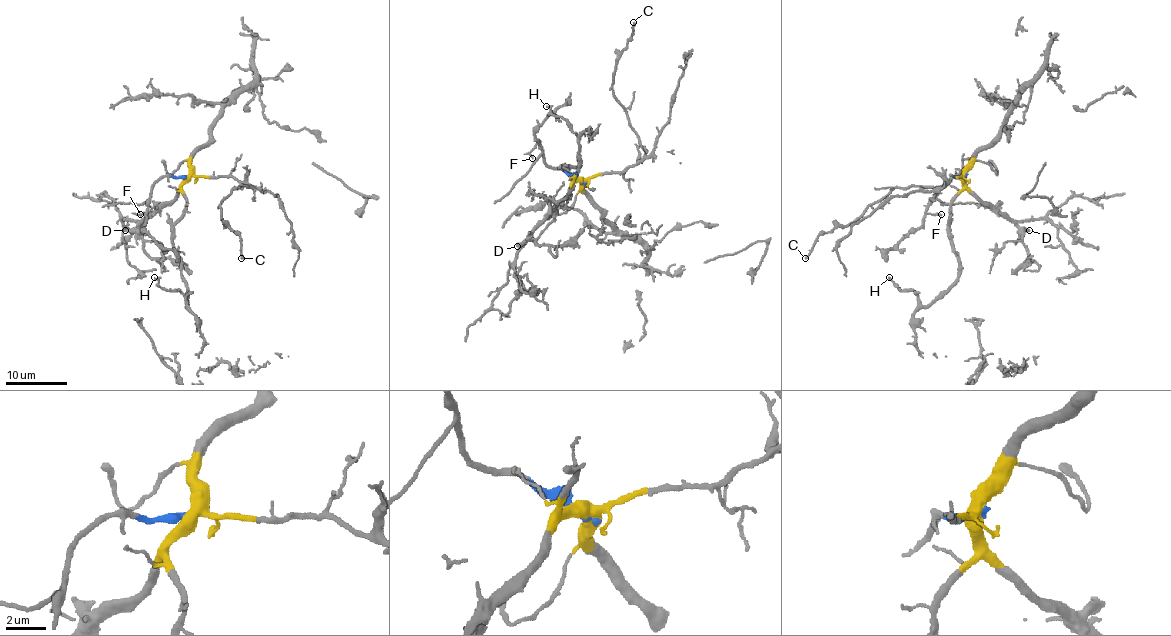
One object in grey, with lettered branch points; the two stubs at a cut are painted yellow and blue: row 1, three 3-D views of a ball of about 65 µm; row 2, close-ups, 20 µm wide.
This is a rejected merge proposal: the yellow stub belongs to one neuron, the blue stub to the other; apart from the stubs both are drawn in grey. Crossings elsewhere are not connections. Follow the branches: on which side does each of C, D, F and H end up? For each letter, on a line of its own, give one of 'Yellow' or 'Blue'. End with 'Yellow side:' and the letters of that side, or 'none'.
C: Yellow
D: Yellow
F: Blue
H: Yellow
Yellow side: C, D, H

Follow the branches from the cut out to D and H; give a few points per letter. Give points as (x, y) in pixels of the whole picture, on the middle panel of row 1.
D: (581, 180), (577, 180), (563, 200), (517, 246)
H: (581, 180), (573, 179), (578, 168), (564, 166), (573, 176), (578, 169), (577, 136), (546, 106)

